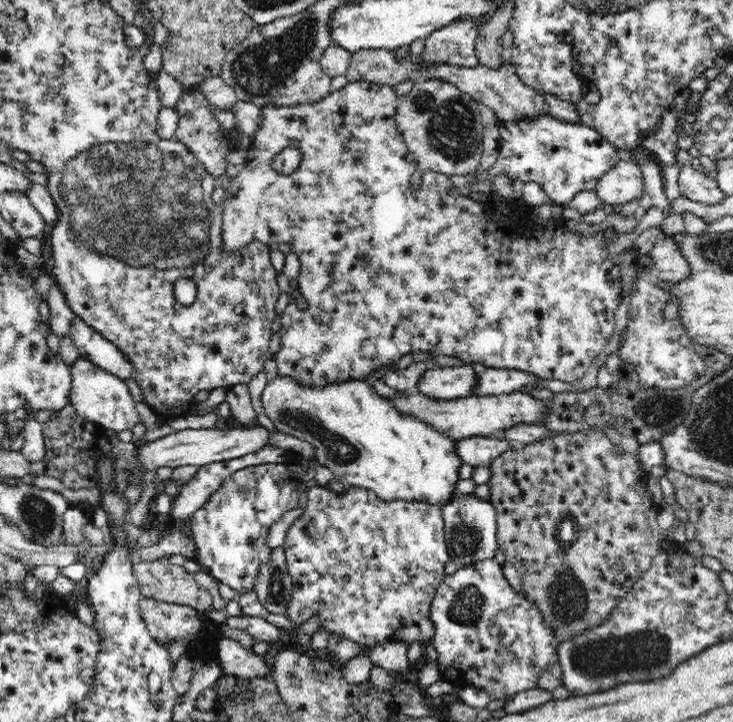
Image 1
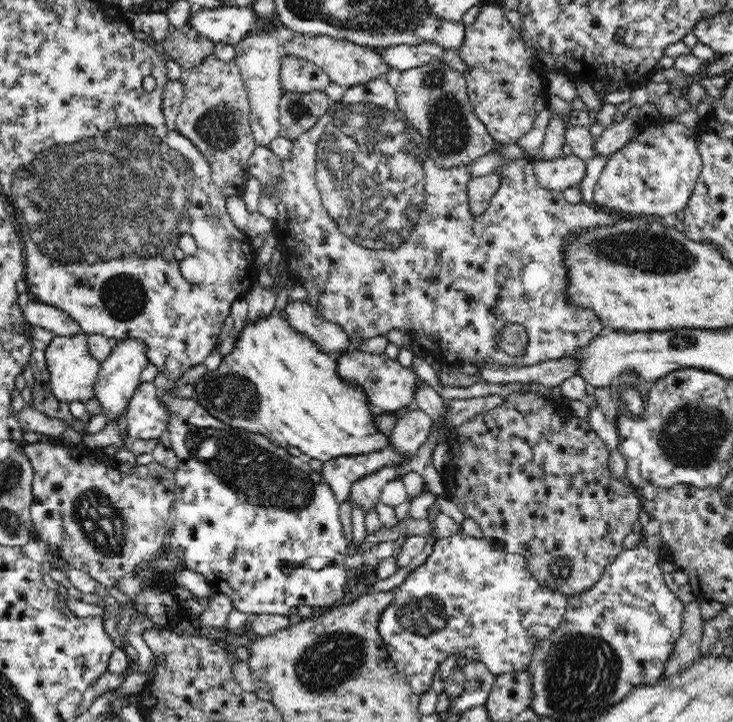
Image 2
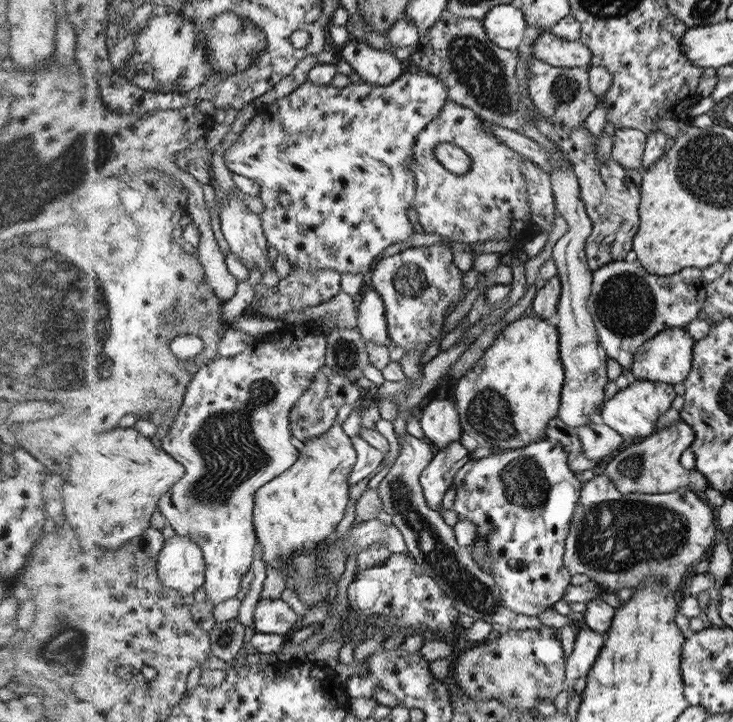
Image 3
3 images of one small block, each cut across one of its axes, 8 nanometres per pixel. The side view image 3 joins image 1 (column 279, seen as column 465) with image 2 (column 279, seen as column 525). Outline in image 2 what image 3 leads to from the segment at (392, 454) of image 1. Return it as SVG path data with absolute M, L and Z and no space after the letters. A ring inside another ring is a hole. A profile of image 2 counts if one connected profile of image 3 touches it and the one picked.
M277 313L256 322L247 322L246 319L233 350L222 358L216 370L208 370L194 384L191 398L228 426L260 433L275 446L284 449L296 447L301 450L304 459L326 463L340 457L372 455L391 447L390 436L386 436L374 423L374 416L379 414L370 411L364 389L340 377L336 357L322 352L308 335L296 331Z

